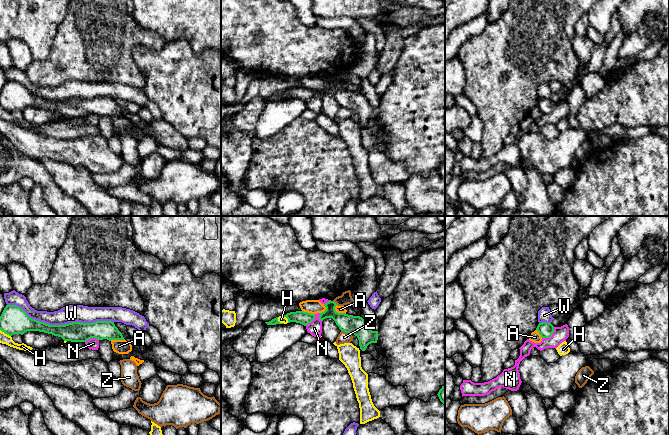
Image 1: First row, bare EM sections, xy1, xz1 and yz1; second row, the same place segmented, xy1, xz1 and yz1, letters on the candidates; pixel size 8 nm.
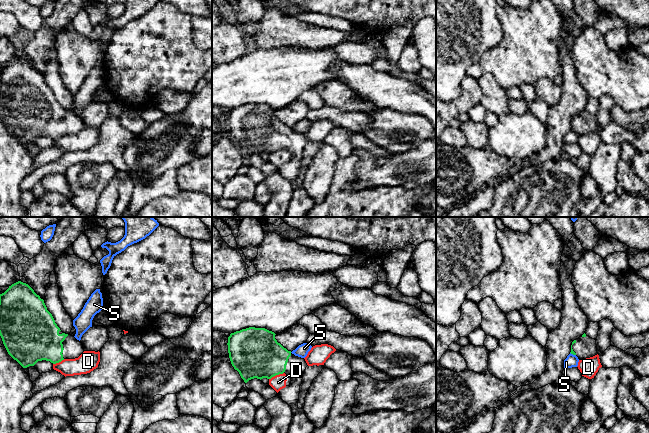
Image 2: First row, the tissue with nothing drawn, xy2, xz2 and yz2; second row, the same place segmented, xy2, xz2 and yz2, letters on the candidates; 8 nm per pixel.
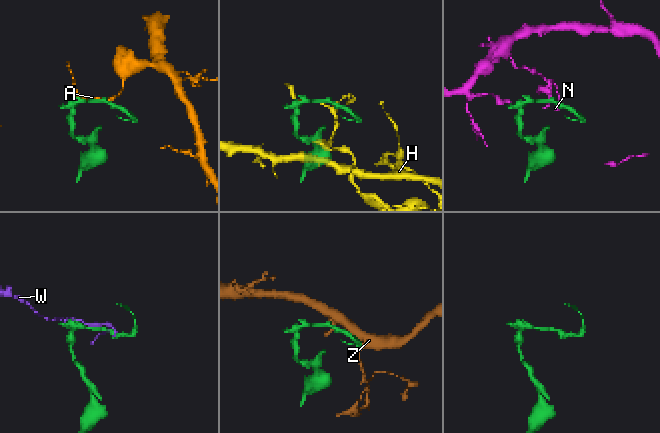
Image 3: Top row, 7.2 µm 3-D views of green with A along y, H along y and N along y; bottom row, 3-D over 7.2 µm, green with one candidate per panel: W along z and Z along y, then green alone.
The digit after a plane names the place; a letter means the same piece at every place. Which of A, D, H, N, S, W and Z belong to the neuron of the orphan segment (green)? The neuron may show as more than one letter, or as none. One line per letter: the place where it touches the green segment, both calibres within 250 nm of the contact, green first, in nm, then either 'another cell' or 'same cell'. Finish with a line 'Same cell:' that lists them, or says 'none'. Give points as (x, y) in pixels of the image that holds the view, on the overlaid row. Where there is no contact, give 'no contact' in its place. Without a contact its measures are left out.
A: contact xz1 (339, 313); calibres 150 and 60 nm; another cell
D: contact xz2 (276, 374); calibres 400 and 120 nm; another cell
H: contact xz1 (279, 322); calibres 50 and 60 nm; another cell
N: contact yz1 (550, 336); calibres 120 and 120 nm; another cell
S: contact yz2 (573, 354); calibres 30 and 100 nm; another cell
W: contact xy1 (60, 325); calibres 160 and 140 nm; another cell
Z: contact xz1 (346, 332); calibres 150 and 90 nm; another cell
Same cell: none

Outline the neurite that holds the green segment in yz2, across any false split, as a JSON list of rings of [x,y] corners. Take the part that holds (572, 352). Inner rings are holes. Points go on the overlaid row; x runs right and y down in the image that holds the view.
[[[584,333],[572,342],[570,353],[576,355],[579,360],[593,357],[598,354],[596,340]]]

